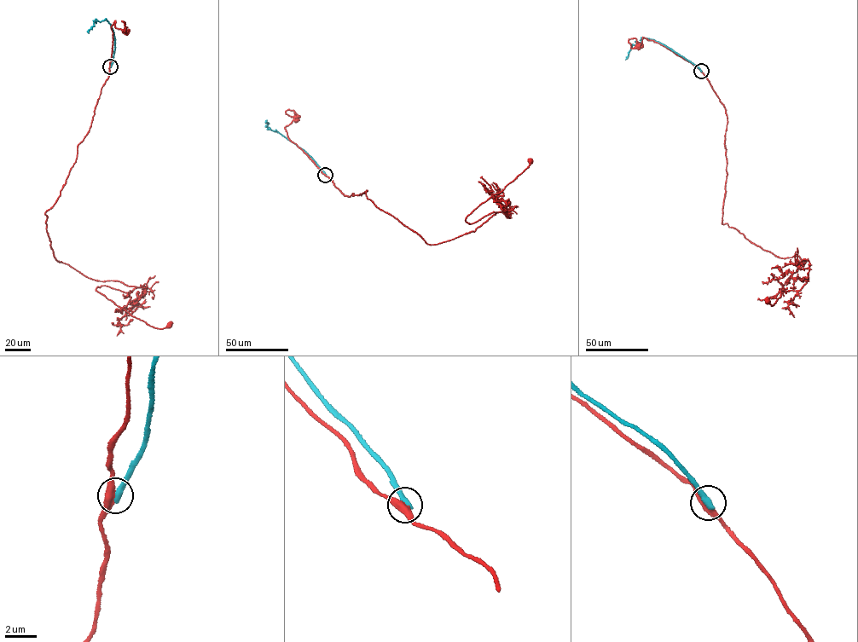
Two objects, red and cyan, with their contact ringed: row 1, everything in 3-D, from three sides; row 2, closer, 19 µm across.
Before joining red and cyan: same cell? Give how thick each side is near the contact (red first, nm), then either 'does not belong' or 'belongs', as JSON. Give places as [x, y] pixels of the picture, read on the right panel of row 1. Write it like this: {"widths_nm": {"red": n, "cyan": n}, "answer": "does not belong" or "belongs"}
{"widths_nm": {"red": 440, "cyan": 420}, "answer": "does not belong"}

